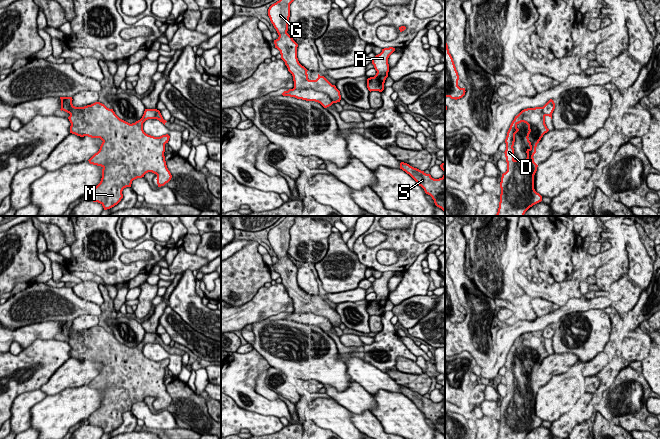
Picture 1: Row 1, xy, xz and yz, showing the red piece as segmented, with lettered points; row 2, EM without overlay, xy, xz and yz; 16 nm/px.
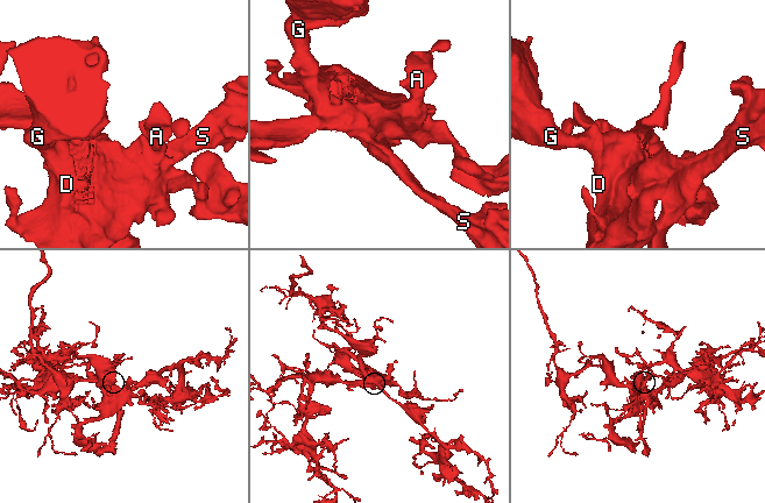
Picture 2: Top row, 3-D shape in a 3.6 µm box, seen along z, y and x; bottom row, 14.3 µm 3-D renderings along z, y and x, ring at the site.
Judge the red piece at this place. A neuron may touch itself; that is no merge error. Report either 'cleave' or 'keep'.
keep

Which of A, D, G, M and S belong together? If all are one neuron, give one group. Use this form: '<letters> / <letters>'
A D G M S

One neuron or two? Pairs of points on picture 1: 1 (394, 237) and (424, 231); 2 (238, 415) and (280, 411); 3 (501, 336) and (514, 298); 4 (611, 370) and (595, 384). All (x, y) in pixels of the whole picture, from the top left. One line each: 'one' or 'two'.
1: two
2: two
3: two
4: one

